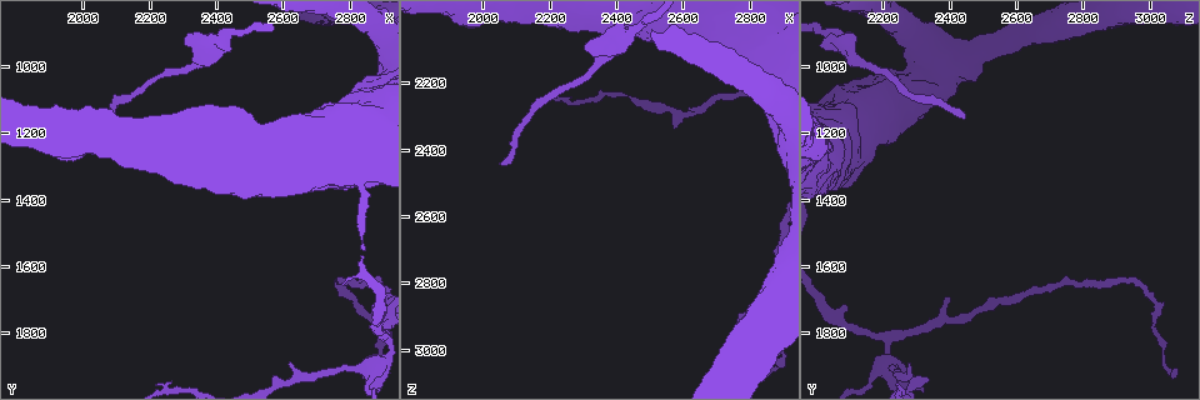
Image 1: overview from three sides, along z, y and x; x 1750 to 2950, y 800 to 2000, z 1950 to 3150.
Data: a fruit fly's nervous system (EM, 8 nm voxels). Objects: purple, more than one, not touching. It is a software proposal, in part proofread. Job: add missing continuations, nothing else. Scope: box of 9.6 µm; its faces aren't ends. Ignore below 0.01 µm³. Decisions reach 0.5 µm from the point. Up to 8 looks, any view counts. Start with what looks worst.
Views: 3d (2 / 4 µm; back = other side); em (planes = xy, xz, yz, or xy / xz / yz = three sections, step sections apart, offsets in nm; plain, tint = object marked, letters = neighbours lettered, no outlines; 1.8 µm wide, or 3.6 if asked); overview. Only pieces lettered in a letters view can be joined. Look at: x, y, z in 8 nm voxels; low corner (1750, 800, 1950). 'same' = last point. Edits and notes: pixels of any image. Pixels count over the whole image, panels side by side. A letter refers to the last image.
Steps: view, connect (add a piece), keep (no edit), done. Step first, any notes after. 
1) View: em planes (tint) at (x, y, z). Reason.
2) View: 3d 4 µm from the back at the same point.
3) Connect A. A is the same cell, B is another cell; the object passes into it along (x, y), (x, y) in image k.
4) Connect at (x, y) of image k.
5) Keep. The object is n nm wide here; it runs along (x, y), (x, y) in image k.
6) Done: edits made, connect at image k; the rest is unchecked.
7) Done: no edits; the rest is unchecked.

View: 3d 2 µm at (2050, 1150, 2430). Tapers out.

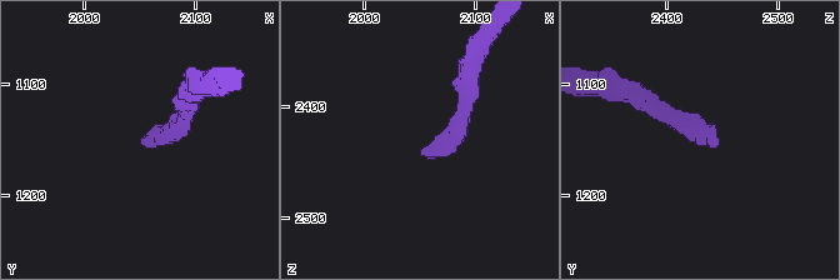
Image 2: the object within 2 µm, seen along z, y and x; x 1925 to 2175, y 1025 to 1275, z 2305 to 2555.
View: em yz step 8 (letters) at (2054, 1154, 2436). Now the EM.

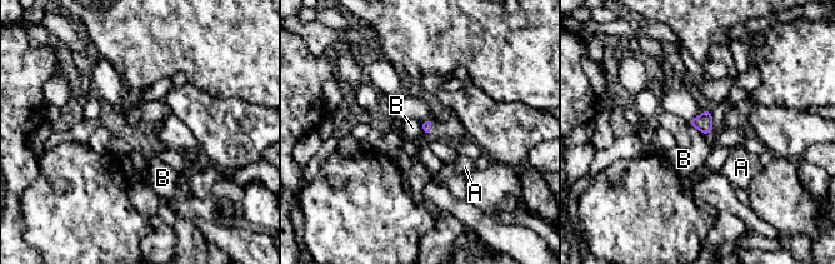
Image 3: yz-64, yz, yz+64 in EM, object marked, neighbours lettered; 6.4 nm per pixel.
View: em planes (letters) at the same point. Cut it another way.

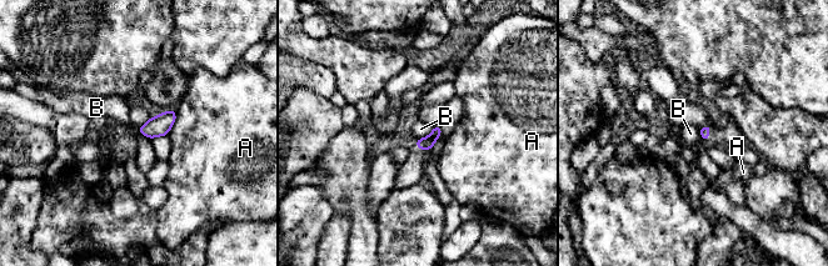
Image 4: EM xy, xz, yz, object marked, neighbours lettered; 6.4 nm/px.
Keep. A and B are other cells; a border runs along (433, 128), (428, 135), (415, 140) in image 4; no lettered piece goes on from it.

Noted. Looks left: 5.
View: 3d 4 µm at (2880, 1910, 2190). A narrow waist.

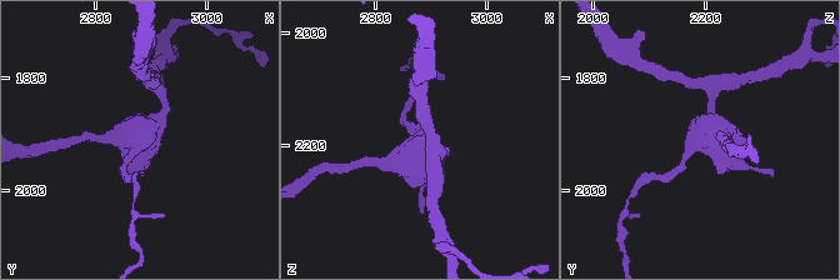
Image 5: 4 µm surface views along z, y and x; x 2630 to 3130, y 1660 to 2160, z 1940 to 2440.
View: em 3.6 µm planes (letters) at (2880, 1915, 2190).

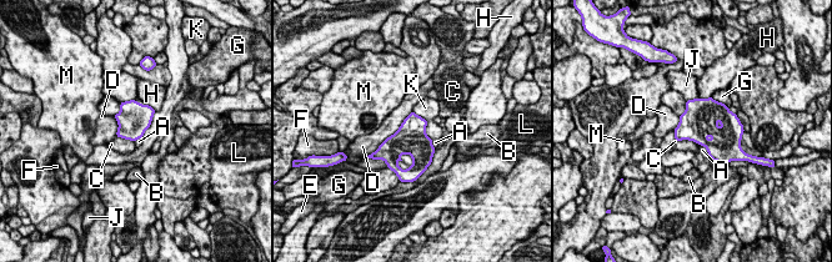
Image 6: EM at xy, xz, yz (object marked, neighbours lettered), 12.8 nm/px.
Keep. The object is 400 nm wide here; A, B, C, D, E, F, G, H, J, K, L and M are other cells; none of them fits.

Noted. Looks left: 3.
View: 3d 4 µm from the back at (2760, 1660, 2960). Abrupt turn.

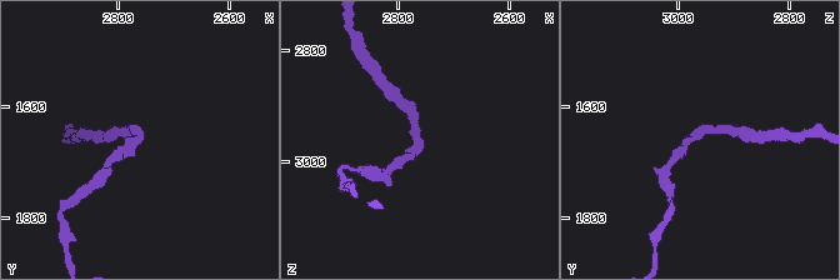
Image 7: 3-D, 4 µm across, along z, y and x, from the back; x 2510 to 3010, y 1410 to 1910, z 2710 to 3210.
View: em planes (letters) at (2760, 1650, 2965). The arms are 160, 200 nm wide; now the EM.

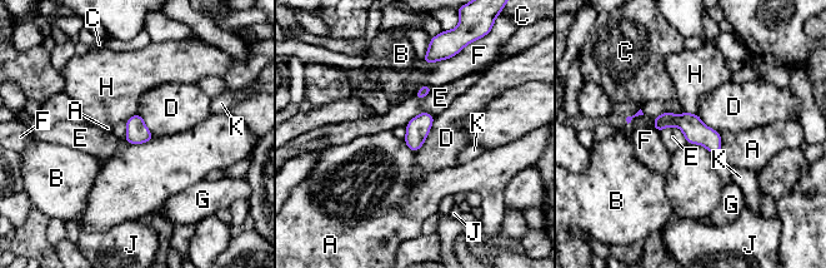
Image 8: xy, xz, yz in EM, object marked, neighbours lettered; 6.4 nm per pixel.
Keep. The object is 140 nm wide here; A, B, C, D, E, F, G, H, J and K are other cells; a border runs along (660, 130), (677, 127), (689, 143) in image 8; no lettered piece goes on from it.

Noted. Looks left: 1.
Done: no edits; the rest is unchecked.

